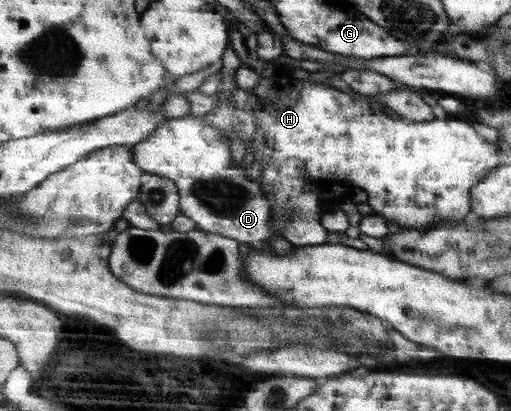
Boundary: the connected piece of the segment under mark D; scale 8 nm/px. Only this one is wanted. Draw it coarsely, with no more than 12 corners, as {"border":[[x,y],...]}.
{"border":[[205,117],[132,147],[207,233],[267,245],[271,202]]}

